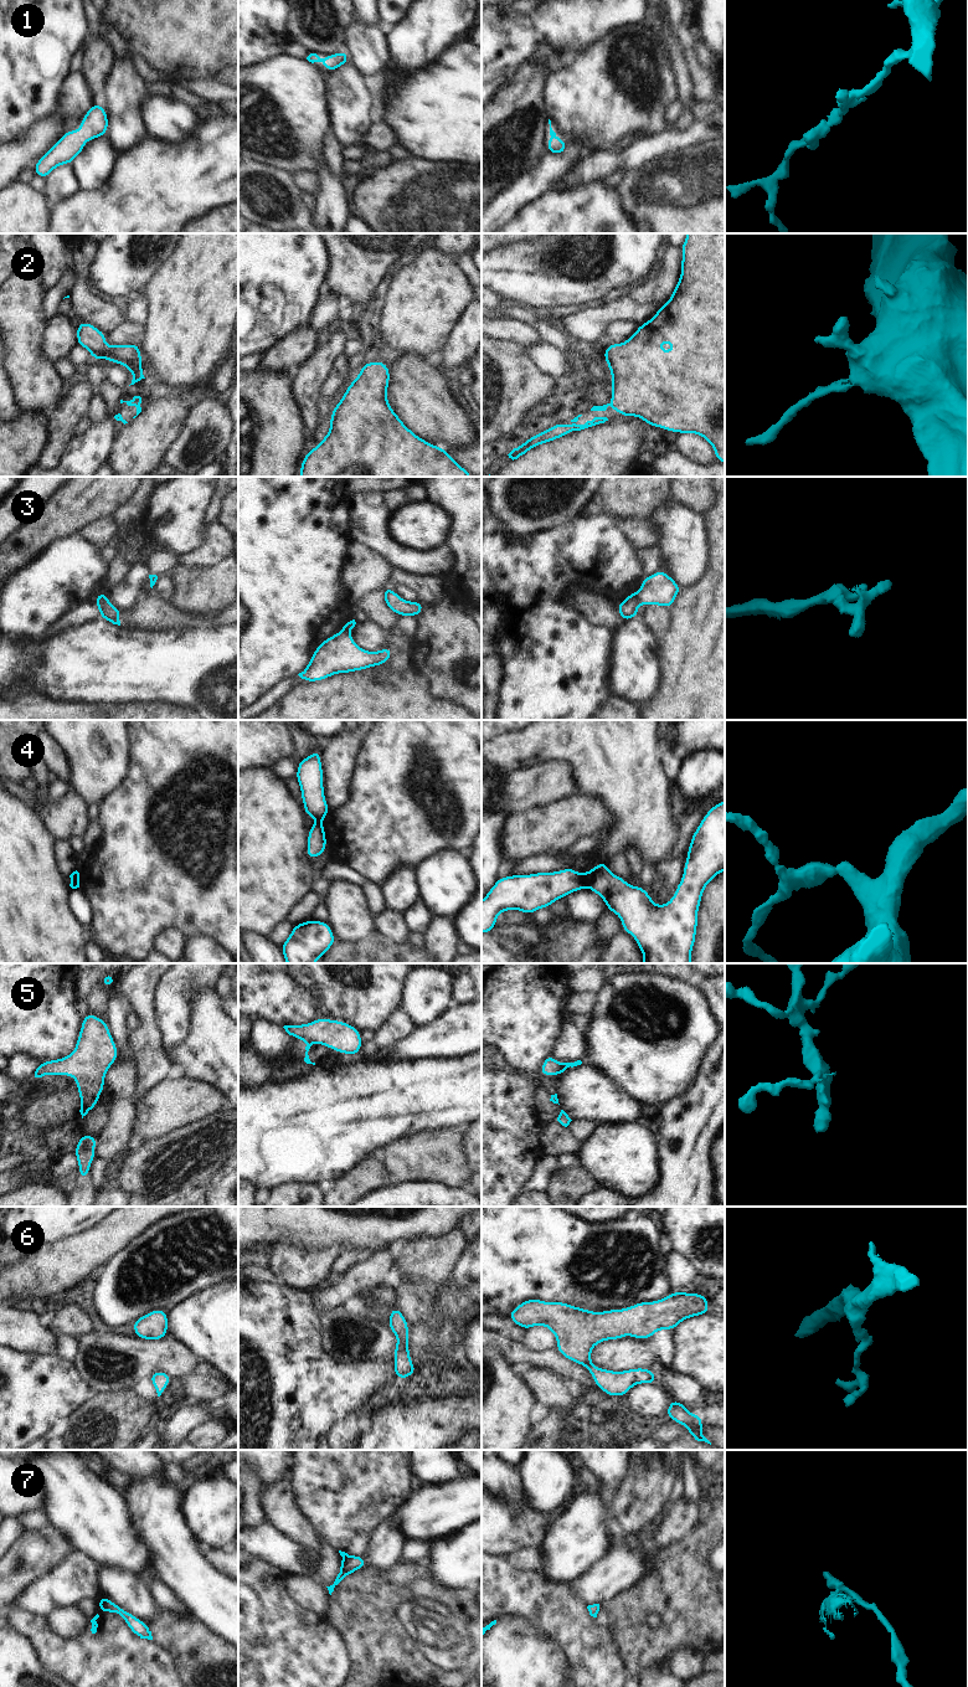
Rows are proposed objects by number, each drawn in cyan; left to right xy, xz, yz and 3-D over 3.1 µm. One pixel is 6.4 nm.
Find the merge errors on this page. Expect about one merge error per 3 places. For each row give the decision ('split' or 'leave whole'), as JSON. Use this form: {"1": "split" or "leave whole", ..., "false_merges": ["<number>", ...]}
{"1": "leave whole", "2": "leave whole", "3": "split", "4": "split", "5": "leave whole", "6": "leave whole", "7": "split", "false_merges": ["3", "4", "7"]}

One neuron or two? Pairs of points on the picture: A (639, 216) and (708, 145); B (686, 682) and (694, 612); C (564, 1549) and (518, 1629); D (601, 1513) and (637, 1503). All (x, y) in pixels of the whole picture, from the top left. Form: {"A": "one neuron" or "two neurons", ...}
{"A": "one neuron", "B": "one neuron", "C": "two neurons", "D": "two neurons"}

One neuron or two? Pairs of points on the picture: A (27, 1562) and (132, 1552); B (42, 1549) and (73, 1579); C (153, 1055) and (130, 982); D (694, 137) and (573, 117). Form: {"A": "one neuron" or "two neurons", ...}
{"A": "two neurons", "B": "two neurons", "C": "one neuron", "D": "two neurons"}

